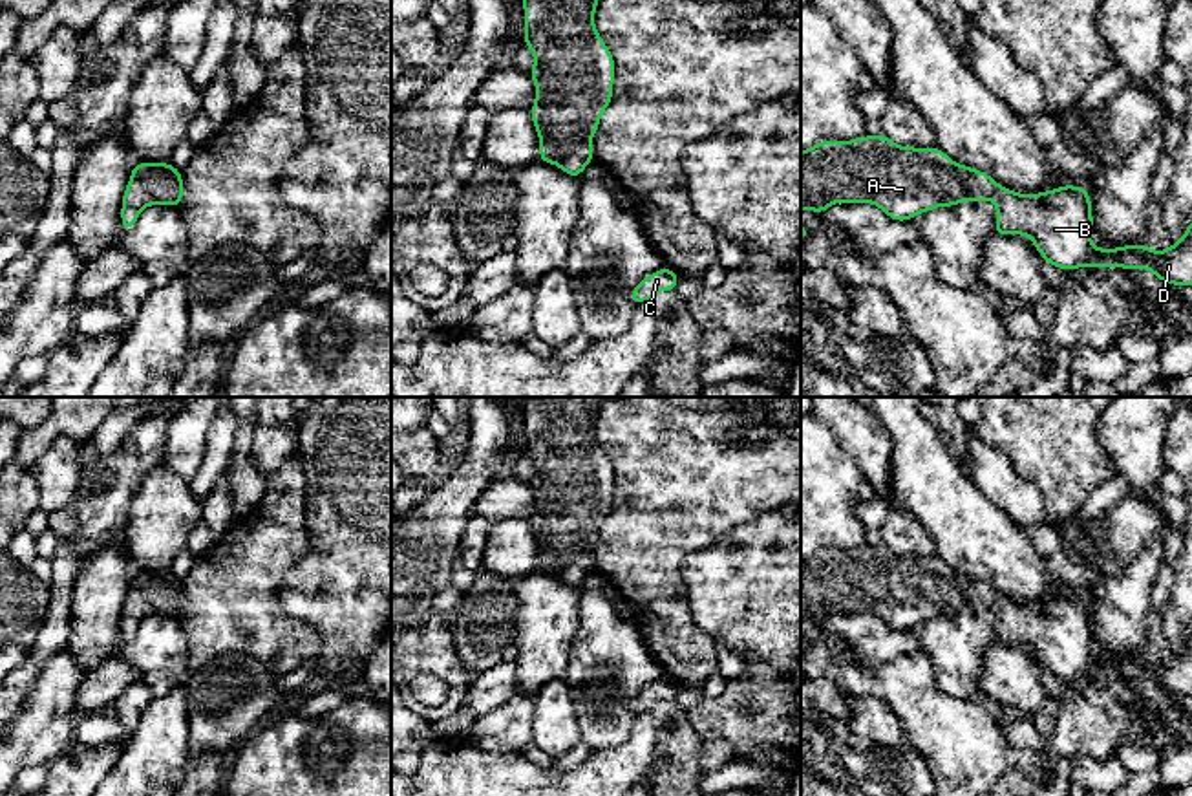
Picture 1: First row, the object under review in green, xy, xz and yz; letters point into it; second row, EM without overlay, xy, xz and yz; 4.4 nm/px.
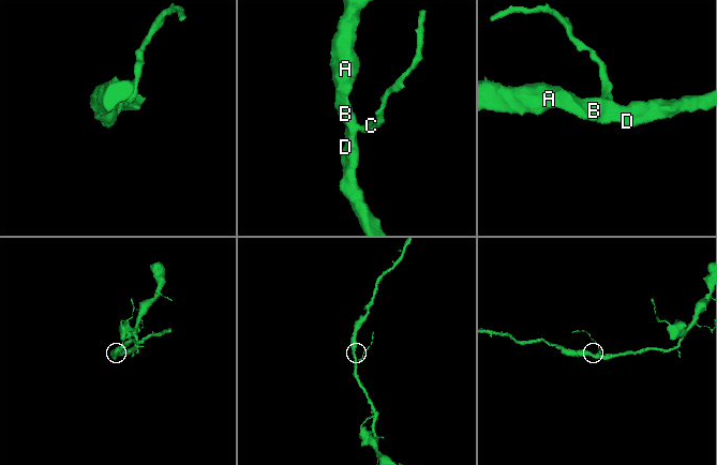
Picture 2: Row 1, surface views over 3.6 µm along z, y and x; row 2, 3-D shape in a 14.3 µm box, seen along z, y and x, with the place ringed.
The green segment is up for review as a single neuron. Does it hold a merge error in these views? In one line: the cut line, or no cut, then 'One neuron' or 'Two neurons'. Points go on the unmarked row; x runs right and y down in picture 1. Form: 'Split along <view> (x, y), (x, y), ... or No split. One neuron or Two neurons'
No split. One neuron

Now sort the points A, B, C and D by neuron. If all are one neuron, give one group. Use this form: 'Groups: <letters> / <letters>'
Groups: A B C D

